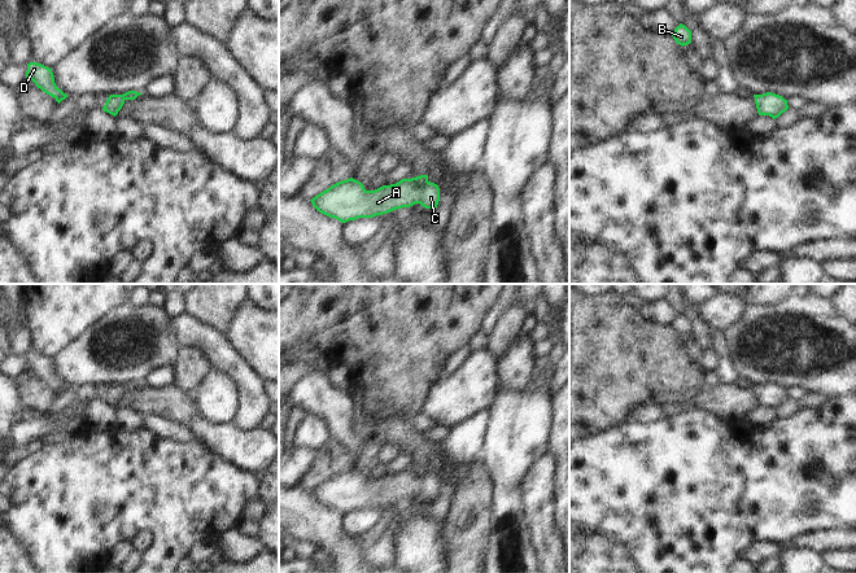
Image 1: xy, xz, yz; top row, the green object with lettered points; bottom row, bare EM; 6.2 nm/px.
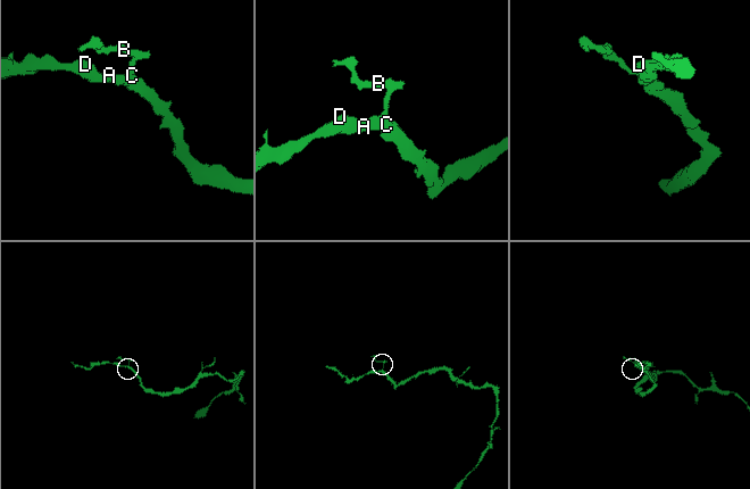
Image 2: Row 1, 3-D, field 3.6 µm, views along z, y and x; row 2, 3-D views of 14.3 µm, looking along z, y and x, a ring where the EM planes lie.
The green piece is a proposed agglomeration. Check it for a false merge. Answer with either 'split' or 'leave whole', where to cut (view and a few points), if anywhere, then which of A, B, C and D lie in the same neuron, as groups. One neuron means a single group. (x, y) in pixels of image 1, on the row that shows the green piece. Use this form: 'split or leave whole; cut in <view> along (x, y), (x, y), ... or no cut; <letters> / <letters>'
split; cut in xz along (411, 178), (418, 184), (428, 182); A C D / B

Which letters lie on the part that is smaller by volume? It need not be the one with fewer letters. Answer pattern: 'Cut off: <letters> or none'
Cut off: B.

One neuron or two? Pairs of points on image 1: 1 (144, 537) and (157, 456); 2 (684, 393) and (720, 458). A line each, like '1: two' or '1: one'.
1: two
2: two

